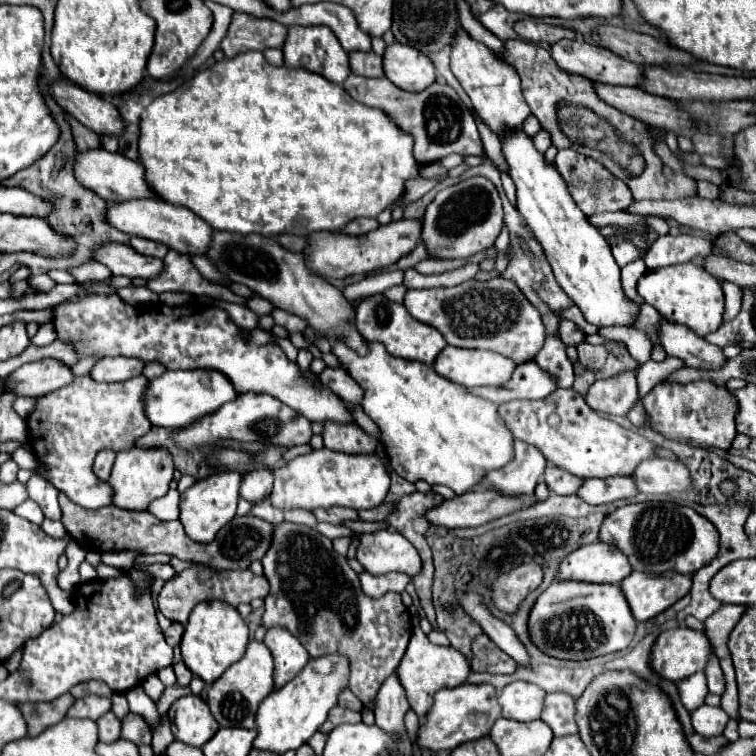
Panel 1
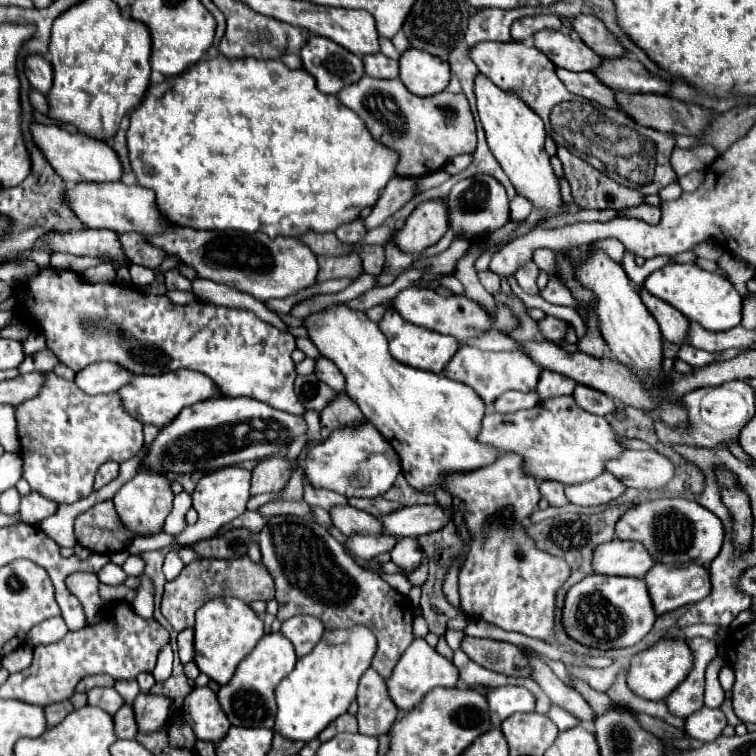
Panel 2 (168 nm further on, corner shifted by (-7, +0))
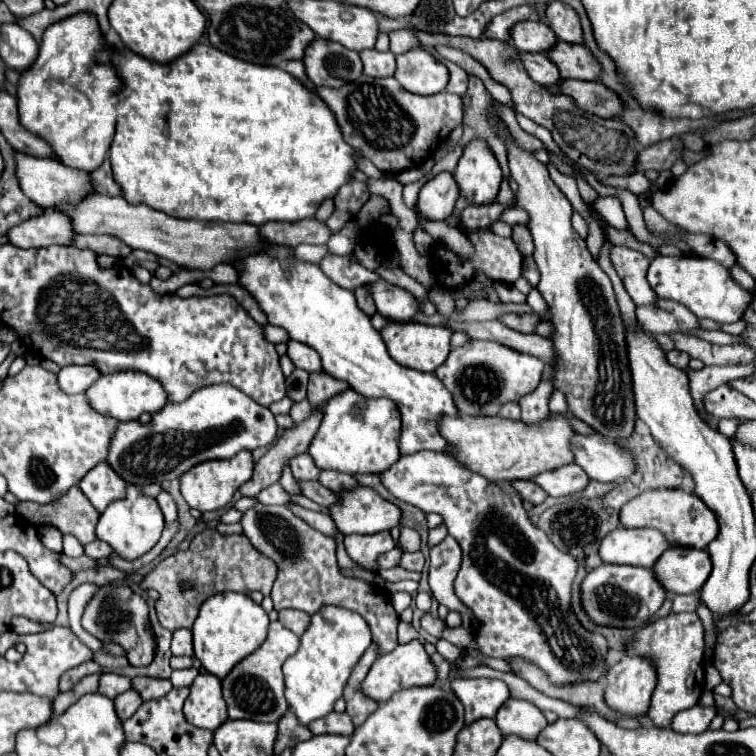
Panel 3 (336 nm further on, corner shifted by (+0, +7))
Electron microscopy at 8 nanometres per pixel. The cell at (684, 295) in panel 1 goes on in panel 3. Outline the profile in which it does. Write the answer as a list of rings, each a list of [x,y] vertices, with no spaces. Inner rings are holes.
[[[657,256],[649,264],[647,280],[659,298],[675,300],[687,306],[697,318],[703,316],[719,324],[741,320],[747,304],[753,300],[751,292],[743,290],[731,280],[727,268],[699,256]]]

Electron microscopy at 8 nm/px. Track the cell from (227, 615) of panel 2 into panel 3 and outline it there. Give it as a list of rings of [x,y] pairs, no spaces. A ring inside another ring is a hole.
[[[237,592],[213,594],[209,596],[209,600],[201,604],[199,616],[191,628],[195,658],[209,674],[215,674],[217,678],[223,680],[237,662],[249,656],[253,648],[263,644],[267,636],[267,626],[269,626],[267,612],[259,604],[255,604],[247,594]]]

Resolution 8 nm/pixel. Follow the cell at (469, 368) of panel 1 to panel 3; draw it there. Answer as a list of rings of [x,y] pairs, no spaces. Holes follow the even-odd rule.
[[[469,340],[465,346],[453,348],[447,360],[435,370],[435,376],[453,394],[453,400],[461,414],[469,416],[497,416],[501,404],[519,400],[533,392],[543,378],[545,364],[529,354],[511,350],[499,342]]]

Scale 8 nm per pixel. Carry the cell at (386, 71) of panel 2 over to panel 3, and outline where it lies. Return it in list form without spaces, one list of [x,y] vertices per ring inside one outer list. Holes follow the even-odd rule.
[[[375,48],[361,52],[363,74],[371,78],[387,78],[395,72],[395,56],[391,52],[377,52]]]

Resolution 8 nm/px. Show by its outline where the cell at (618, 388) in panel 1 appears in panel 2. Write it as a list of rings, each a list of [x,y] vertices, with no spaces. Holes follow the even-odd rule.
[[[576,385],[572,397],[574,397],[574,401],[580,409],[584,409],[588,413],[594,413],[594,415],[608,415],[616,407],[616,403],[610,397],[606,397],[600,391],[592,391],[590,387]]]

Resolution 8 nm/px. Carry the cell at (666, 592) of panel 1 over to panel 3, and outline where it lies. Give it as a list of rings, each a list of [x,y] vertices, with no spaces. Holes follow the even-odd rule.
[[[673,546],[653,566],[653,574],[669,594],[695,594],[711,574],[711,560],[705,550]]]

